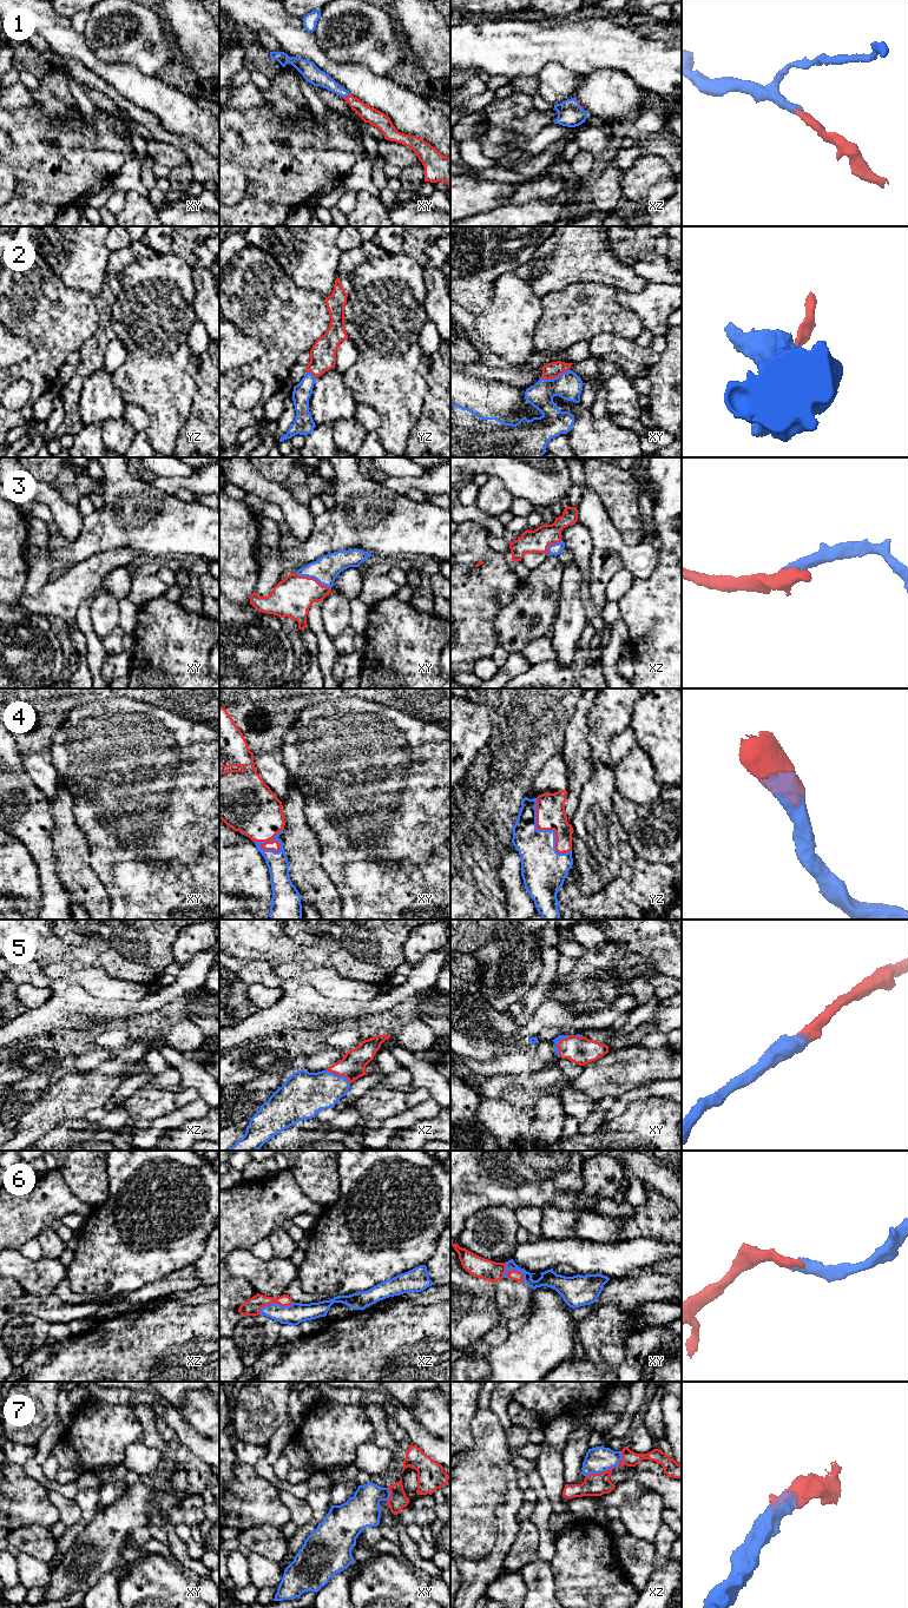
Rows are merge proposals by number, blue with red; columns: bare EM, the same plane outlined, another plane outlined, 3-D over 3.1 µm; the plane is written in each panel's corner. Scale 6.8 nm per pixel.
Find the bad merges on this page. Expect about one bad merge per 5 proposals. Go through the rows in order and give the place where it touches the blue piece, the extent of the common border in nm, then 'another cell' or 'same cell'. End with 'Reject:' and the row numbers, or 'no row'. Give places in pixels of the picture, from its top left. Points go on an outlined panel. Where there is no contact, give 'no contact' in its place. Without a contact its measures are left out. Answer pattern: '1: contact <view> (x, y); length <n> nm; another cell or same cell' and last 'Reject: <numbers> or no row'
1: contact xy (346, 96); length 70 nm; same cell
2: contact xy (554, 377); length 200 nm; same cell
3: contact xy (313, 577); length 260 nm; same cell
4: contact yz (547, 830); length 440 nm; same cell
5: contact xy (558, 1042); length 170 nm; same cell
6: contact xy (514, 1269); length 190 nm; same cell
7: contact xz (607, 1469); length 300 nm; same cell
Reject: no row

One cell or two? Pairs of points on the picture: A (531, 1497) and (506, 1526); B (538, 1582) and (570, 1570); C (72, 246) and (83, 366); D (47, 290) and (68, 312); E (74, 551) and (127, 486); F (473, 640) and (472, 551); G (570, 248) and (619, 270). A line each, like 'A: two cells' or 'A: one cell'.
A: two cells
B: two cells
C: two cells
D: one cell
E: one cell
F: one cell
G: one cell

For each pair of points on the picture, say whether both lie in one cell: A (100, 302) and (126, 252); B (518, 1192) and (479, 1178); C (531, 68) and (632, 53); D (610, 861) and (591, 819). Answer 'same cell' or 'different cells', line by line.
A: same cell
B: same cell
C: same cell
D: same cell

